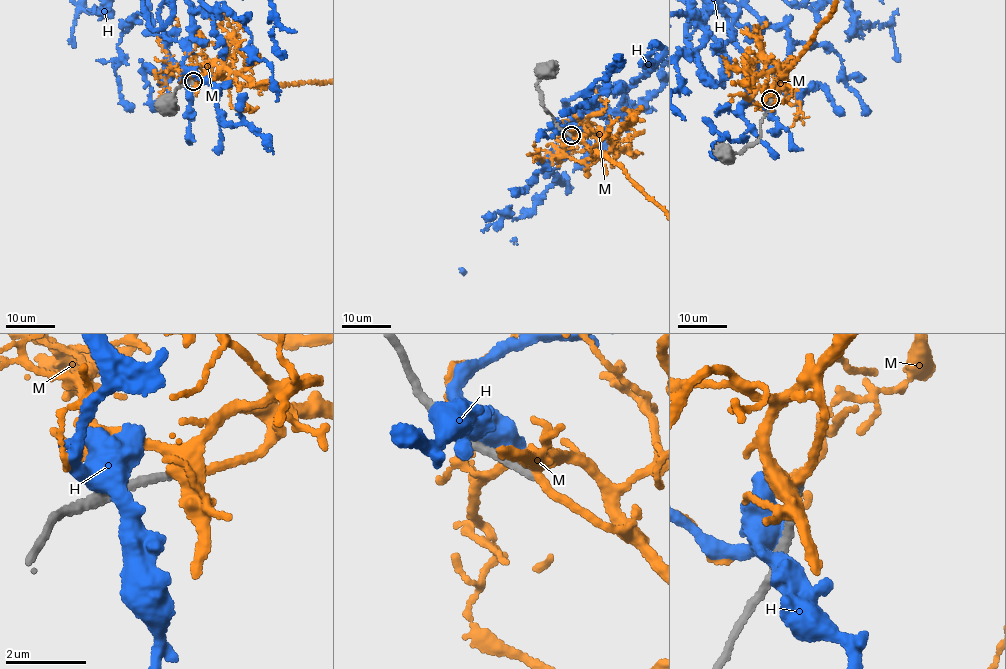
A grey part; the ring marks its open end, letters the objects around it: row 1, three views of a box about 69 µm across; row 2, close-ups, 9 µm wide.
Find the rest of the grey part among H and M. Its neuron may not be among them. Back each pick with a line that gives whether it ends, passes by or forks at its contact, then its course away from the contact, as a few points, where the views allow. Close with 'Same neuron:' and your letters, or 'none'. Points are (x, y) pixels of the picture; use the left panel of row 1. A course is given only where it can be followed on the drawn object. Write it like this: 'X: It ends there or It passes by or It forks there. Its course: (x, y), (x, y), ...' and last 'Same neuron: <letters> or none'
M: It forks there
Same neuron: M

